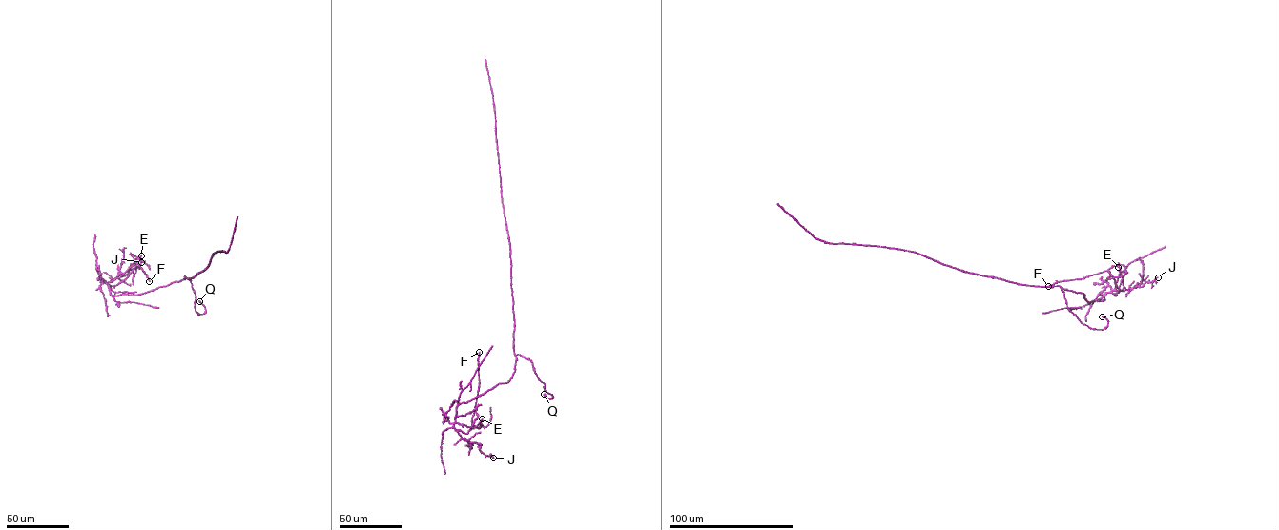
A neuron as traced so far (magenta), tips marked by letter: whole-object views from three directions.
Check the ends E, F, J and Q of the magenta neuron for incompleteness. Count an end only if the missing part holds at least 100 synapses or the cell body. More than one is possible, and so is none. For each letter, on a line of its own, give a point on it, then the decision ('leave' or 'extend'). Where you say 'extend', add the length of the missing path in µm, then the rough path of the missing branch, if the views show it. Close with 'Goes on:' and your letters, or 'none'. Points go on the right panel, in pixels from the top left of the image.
E: place (1118, 267); leave
F: place (1048, 286); leave
J: place (1158, 277); leave
Q: place (1102, 316); leave
Goes on: none

